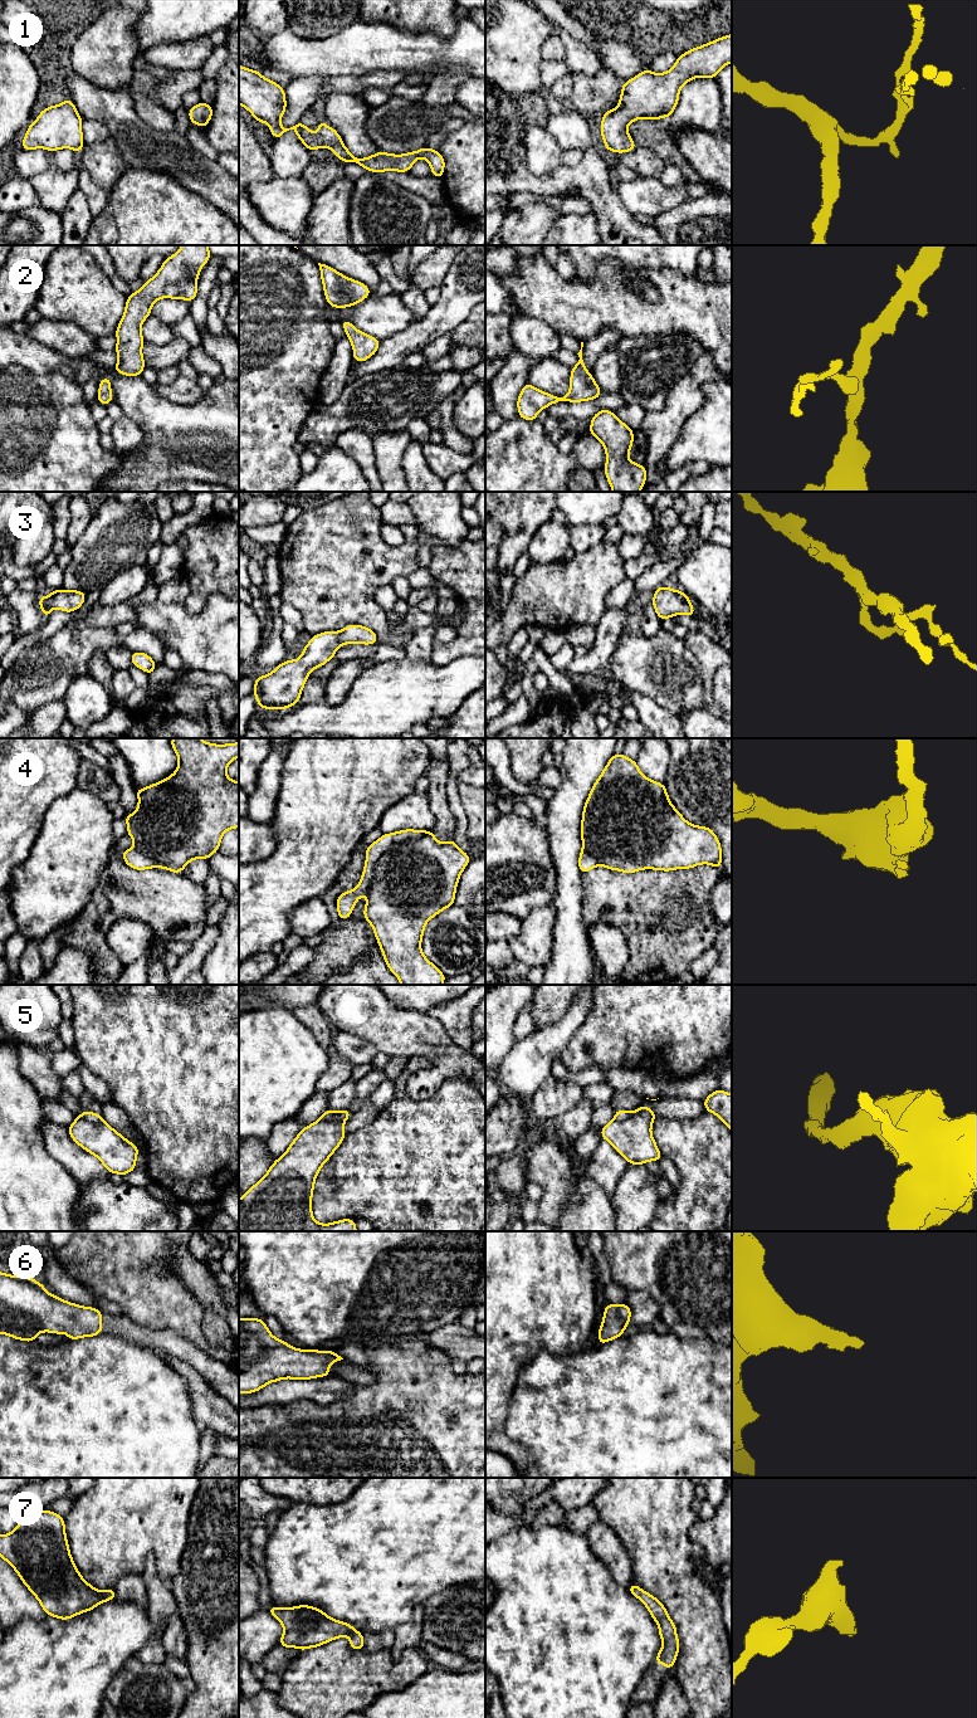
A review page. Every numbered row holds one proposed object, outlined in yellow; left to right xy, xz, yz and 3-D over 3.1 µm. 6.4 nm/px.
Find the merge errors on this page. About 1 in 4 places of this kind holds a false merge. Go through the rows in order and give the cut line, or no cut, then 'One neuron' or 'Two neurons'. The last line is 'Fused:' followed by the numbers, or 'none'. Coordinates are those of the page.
1: No split. One neuron
2: No split. One neuron
3: No split. One neuron
4: Split along xz (428, 831), (397, 843), (385, 852), (375, 865), (366, 892). Two neurons
5: Split along xy (77, 1116), (92, 1122), (103, 1122). Two neurons
6: No split. One neuron
7: No split. One neuron
Fused: 4, 5

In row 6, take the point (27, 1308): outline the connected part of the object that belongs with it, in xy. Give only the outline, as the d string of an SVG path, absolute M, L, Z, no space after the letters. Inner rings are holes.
M0 1273L0 1334L19 1341L34 1342L40 1332L60 1334L67 1332L65 1339L94 1337L103 1332L102 1312L92 1307L82 1307L49 1294L45 1287L31 1277Z

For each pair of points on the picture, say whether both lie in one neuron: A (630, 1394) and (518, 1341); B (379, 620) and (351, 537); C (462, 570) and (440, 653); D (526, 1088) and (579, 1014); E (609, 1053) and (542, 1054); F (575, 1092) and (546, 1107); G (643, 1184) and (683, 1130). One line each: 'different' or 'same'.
A: different
B: same
C: same
D: same
E: different
F: same
G: different

